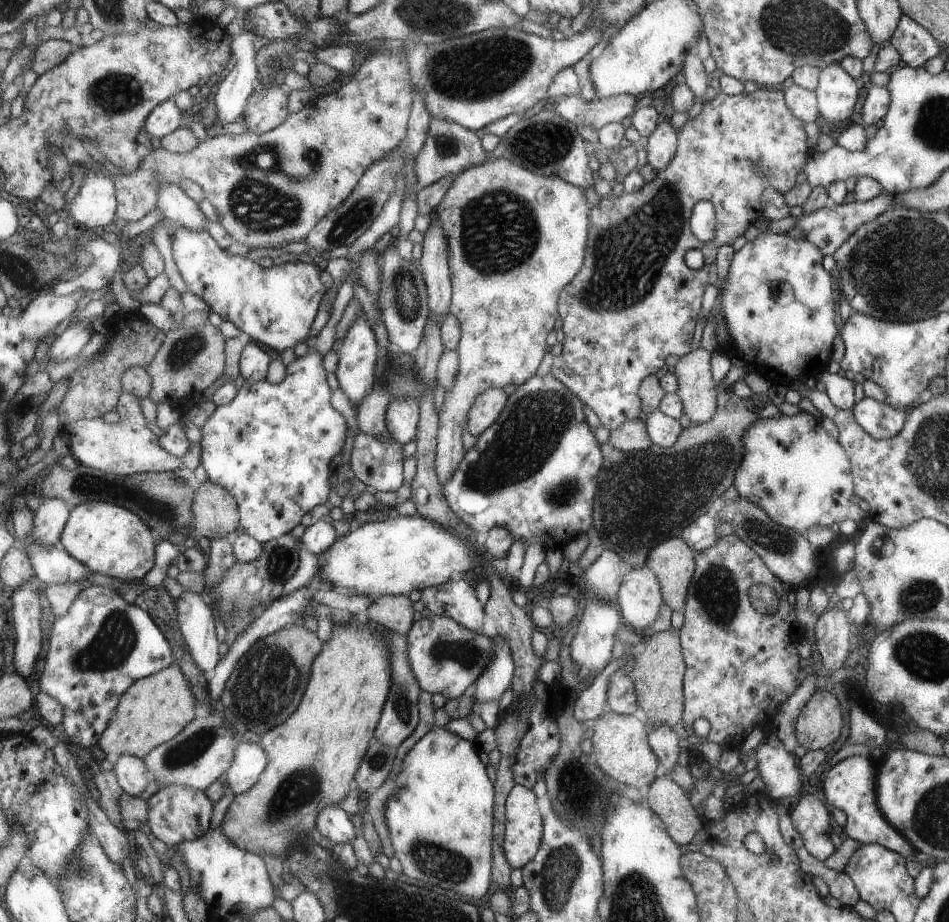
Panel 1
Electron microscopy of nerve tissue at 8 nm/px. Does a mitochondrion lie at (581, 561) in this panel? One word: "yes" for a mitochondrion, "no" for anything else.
no

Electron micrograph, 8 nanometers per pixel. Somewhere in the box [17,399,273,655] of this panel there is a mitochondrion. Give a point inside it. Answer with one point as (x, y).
(161, 510)

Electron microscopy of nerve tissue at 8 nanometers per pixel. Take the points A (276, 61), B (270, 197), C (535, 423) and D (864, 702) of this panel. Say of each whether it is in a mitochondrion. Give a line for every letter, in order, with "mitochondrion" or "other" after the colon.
A: mitochondrion
B: mitochondrion
C: mitochondrion
D: other

